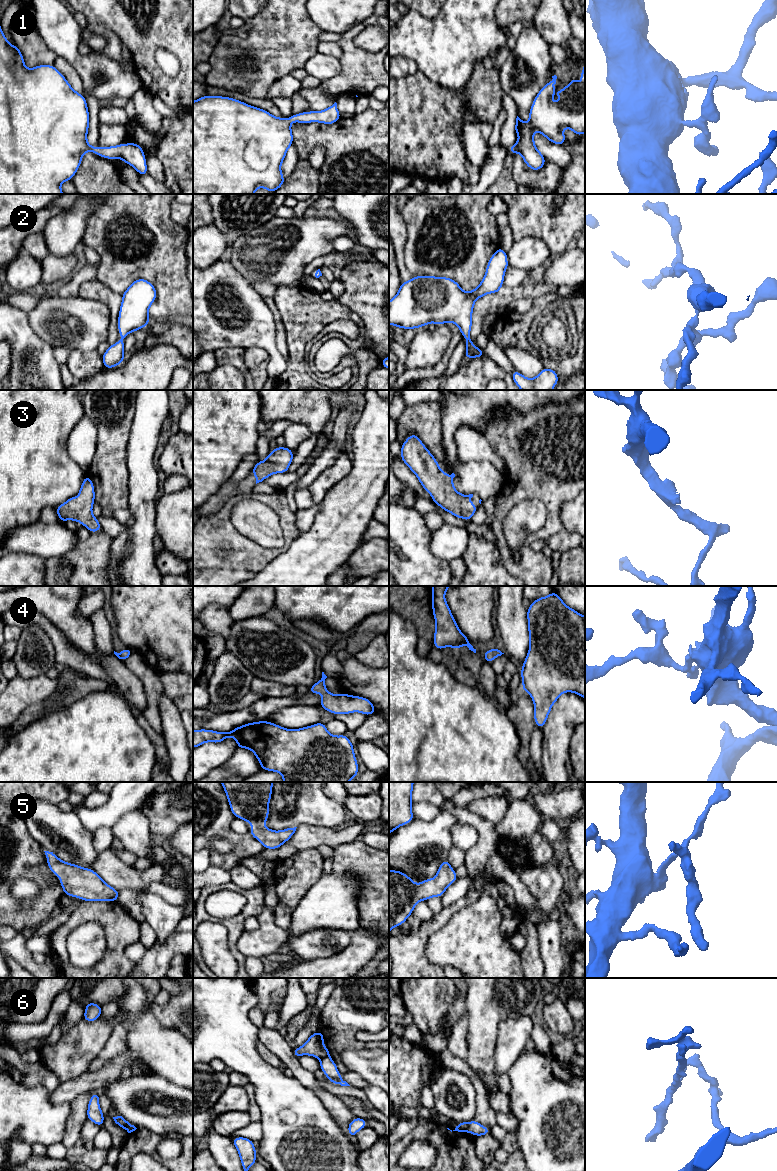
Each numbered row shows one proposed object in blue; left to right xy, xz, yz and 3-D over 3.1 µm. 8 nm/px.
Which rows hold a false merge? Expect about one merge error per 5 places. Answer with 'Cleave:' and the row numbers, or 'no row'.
Cleave: 6

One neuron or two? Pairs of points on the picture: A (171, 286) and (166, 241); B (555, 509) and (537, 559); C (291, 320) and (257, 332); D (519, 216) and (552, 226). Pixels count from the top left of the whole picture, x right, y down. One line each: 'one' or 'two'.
A: one
B: one
C: two
D: one

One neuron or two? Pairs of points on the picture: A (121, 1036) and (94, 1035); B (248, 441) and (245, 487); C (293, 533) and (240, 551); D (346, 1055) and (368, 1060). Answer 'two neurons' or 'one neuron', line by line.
A: two neurons
B: two neurons
C: one neuron
D: one neuron

